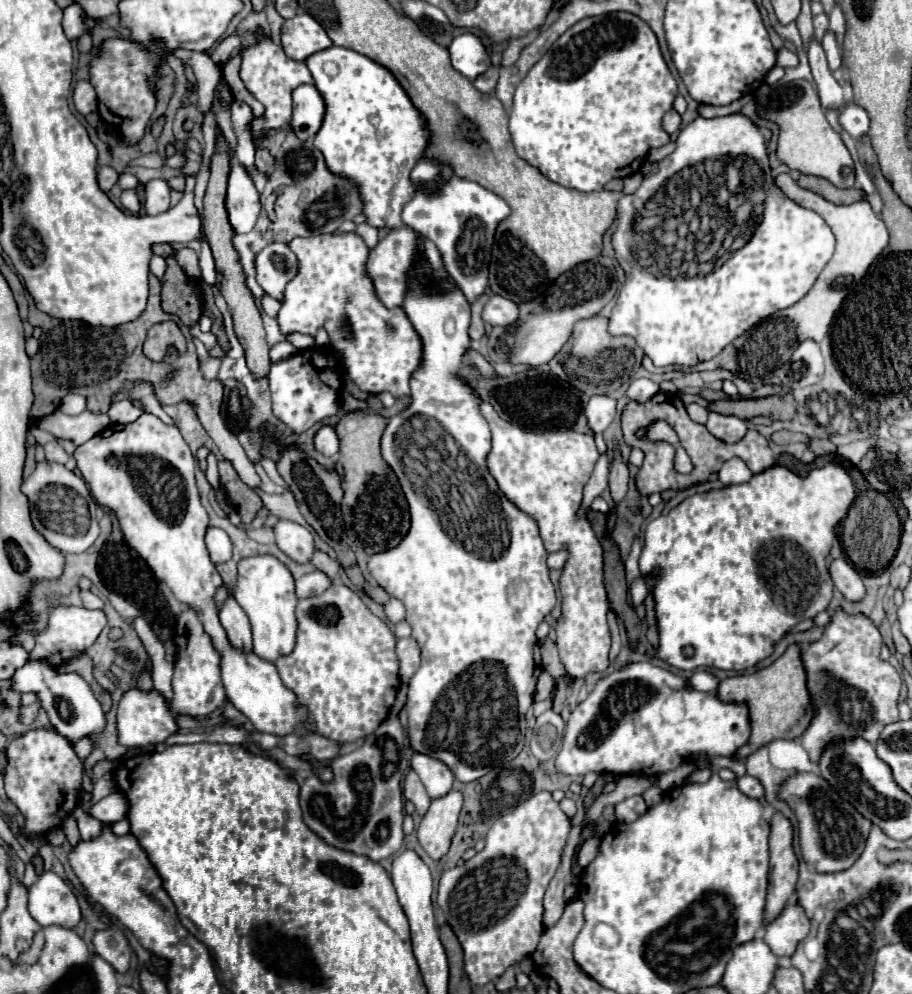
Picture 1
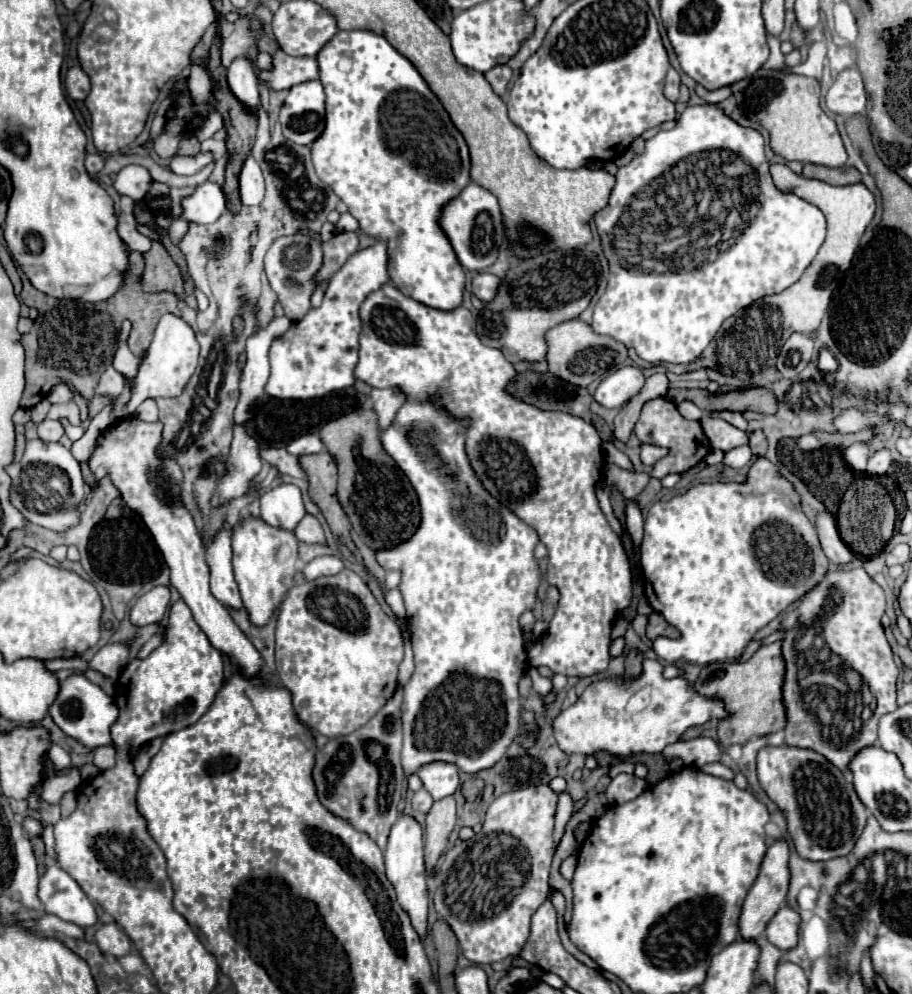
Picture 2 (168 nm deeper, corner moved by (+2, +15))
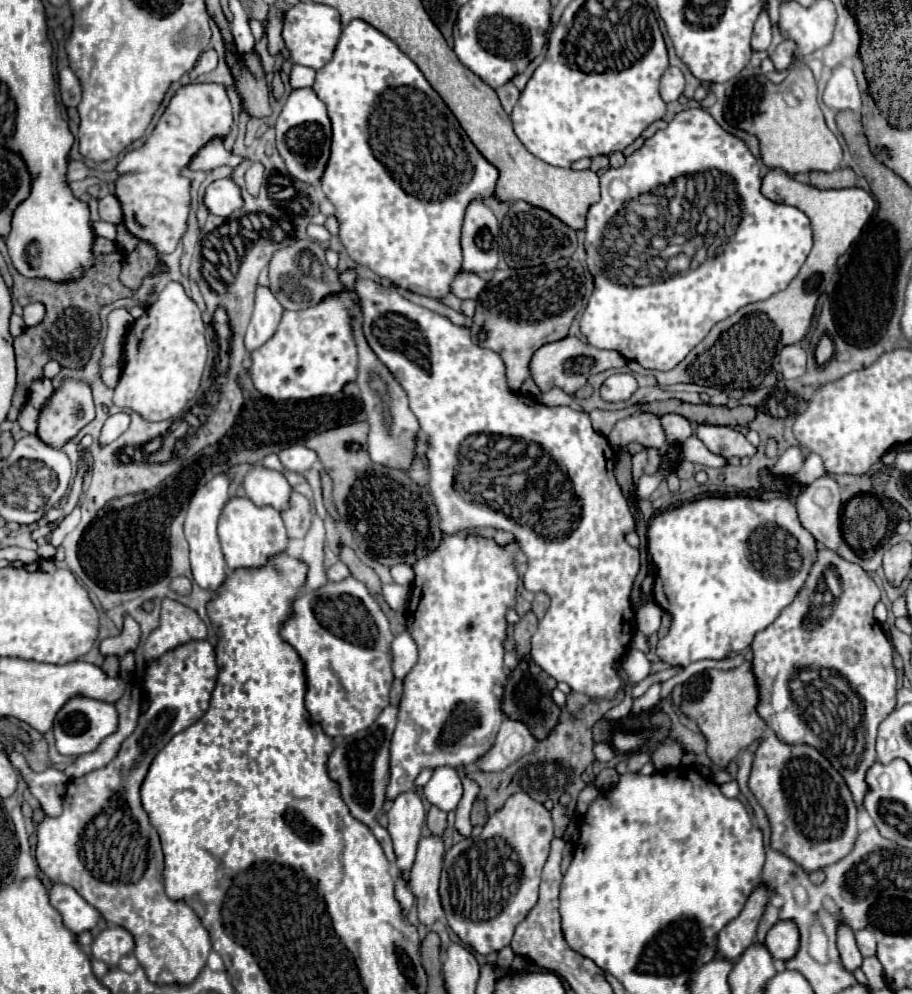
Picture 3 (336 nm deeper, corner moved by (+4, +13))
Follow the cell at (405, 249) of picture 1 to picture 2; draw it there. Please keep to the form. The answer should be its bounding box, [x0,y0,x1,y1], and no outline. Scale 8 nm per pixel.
[266,241,390,401]

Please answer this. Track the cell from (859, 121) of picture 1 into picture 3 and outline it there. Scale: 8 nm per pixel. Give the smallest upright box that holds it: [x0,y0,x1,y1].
[824,67,862,111]

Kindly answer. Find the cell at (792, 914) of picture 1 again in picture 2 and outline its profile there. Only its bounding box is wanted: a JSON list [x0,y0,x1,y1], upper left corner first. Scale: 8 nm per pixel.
[766,905,800,951]

